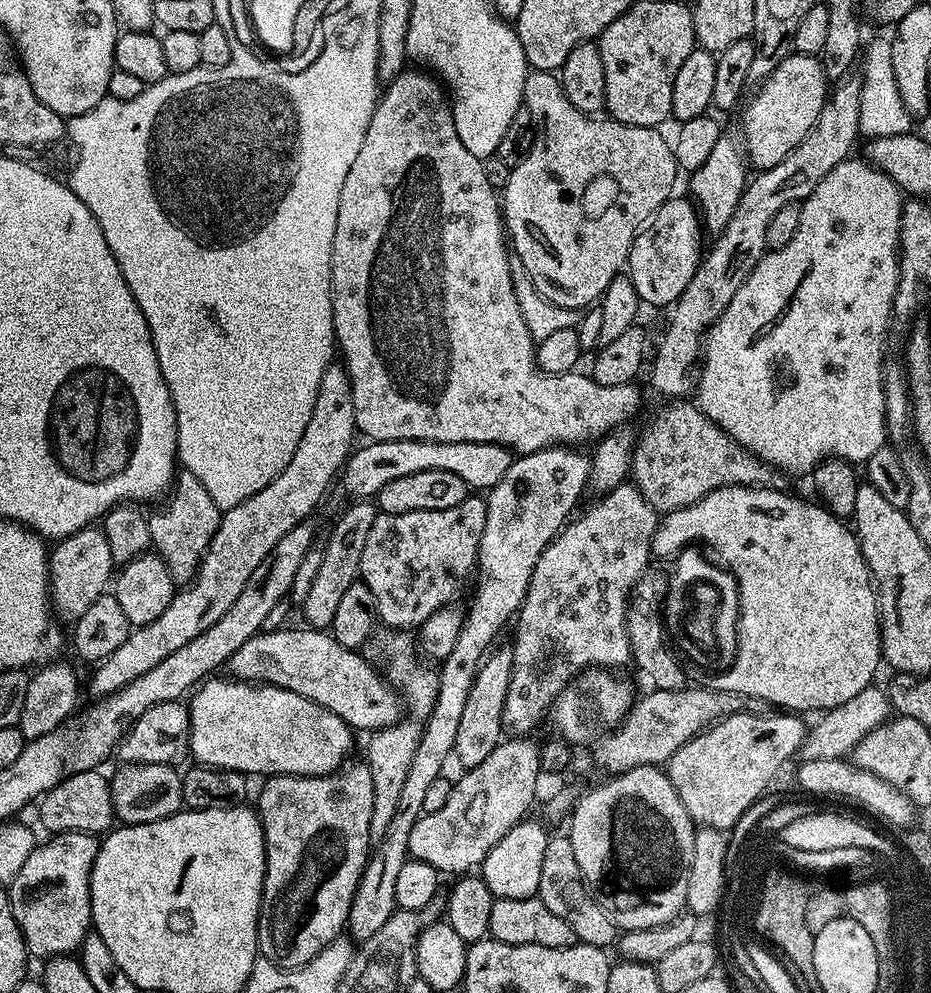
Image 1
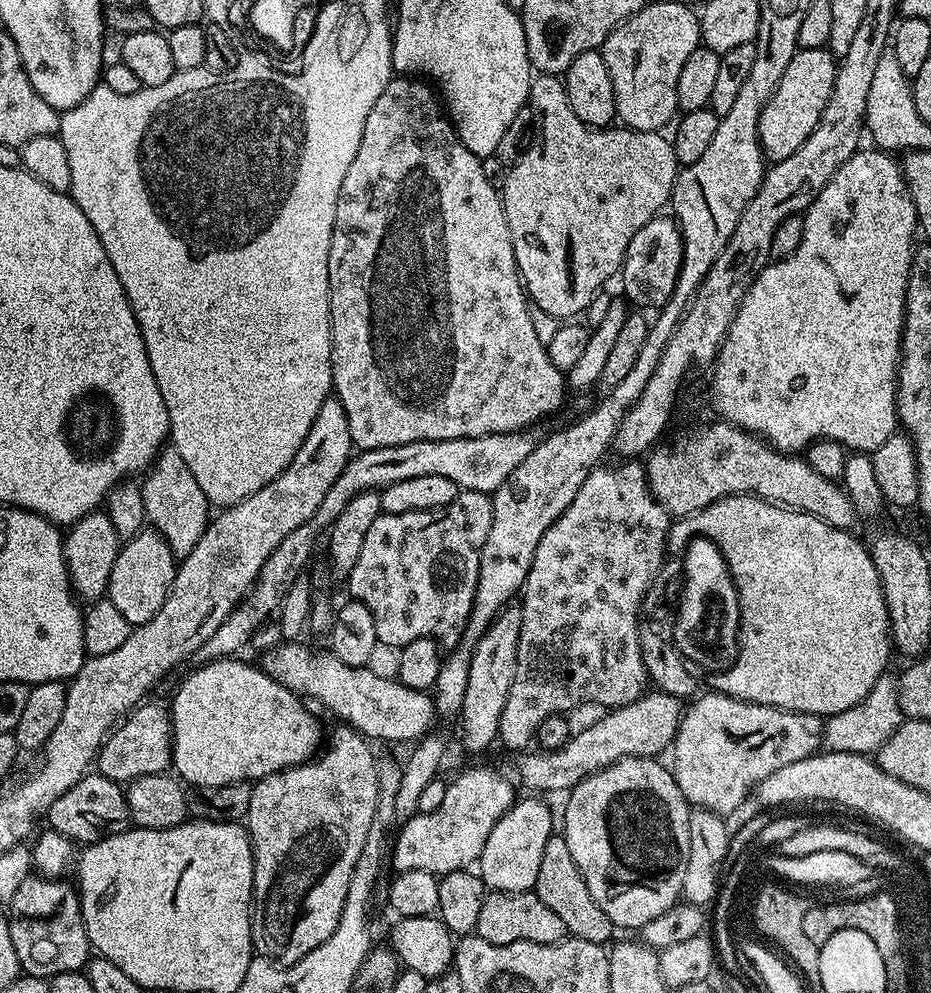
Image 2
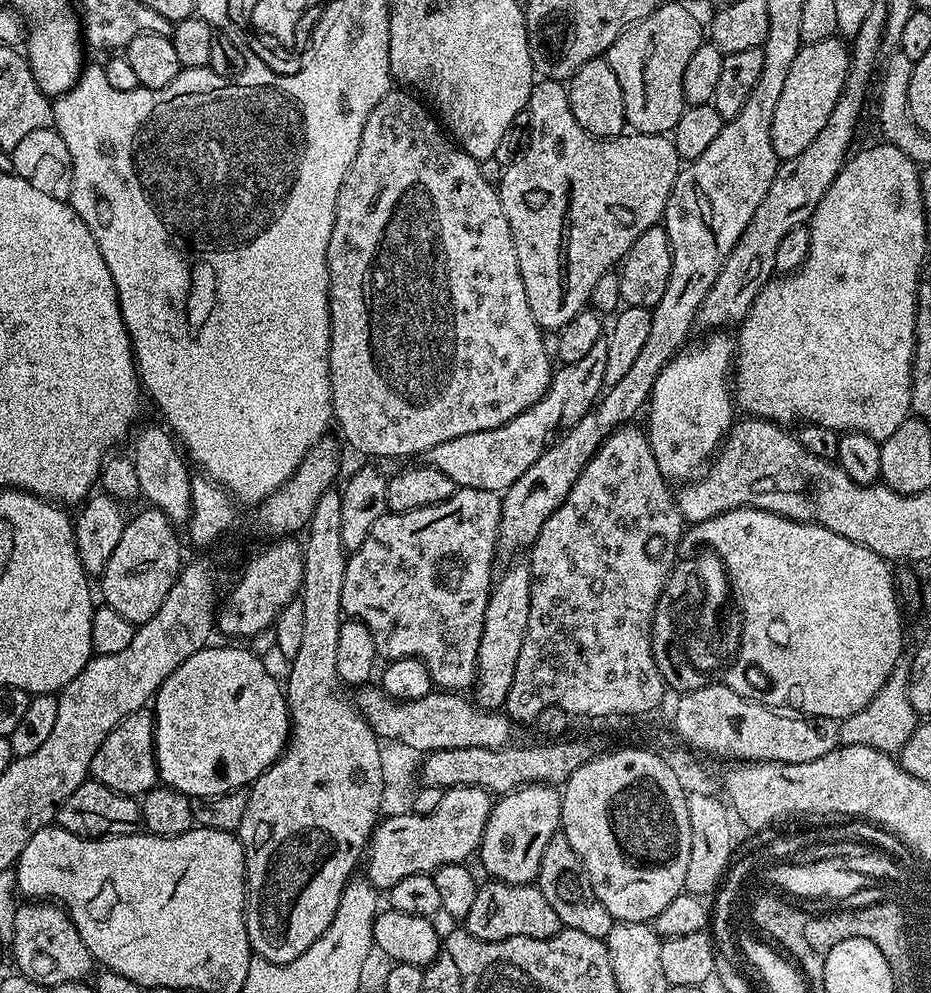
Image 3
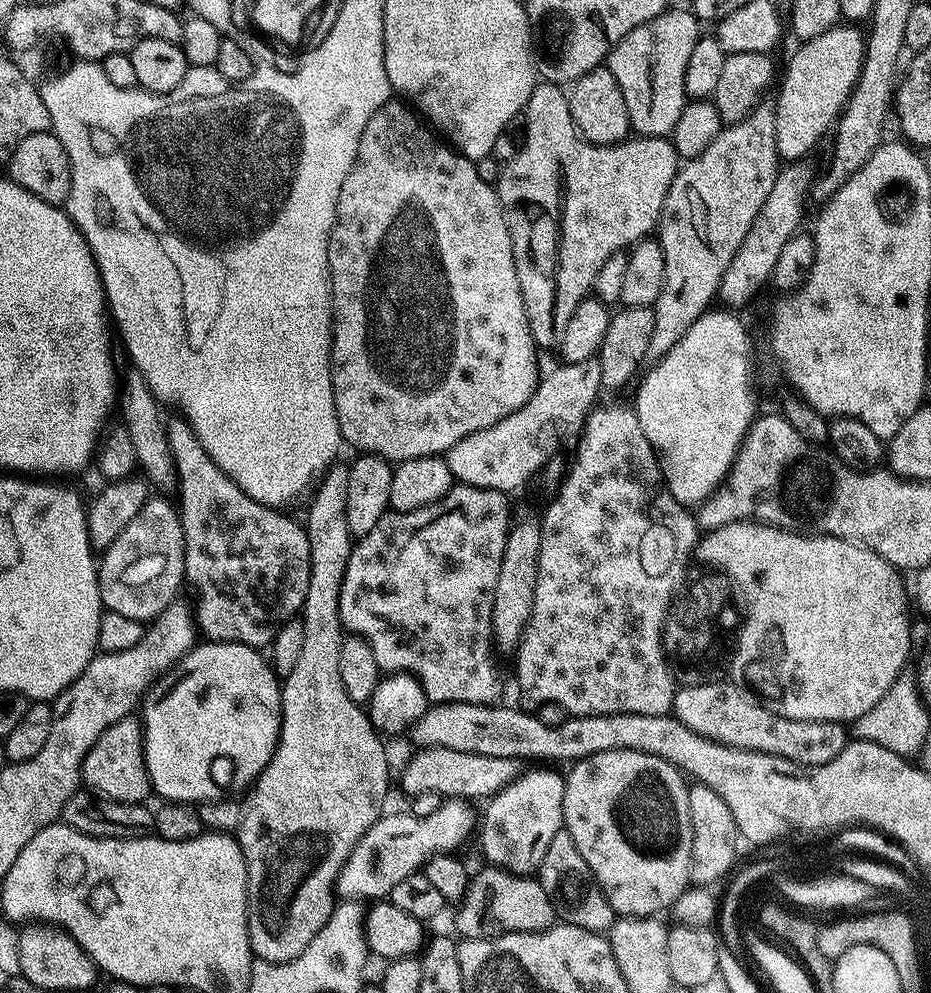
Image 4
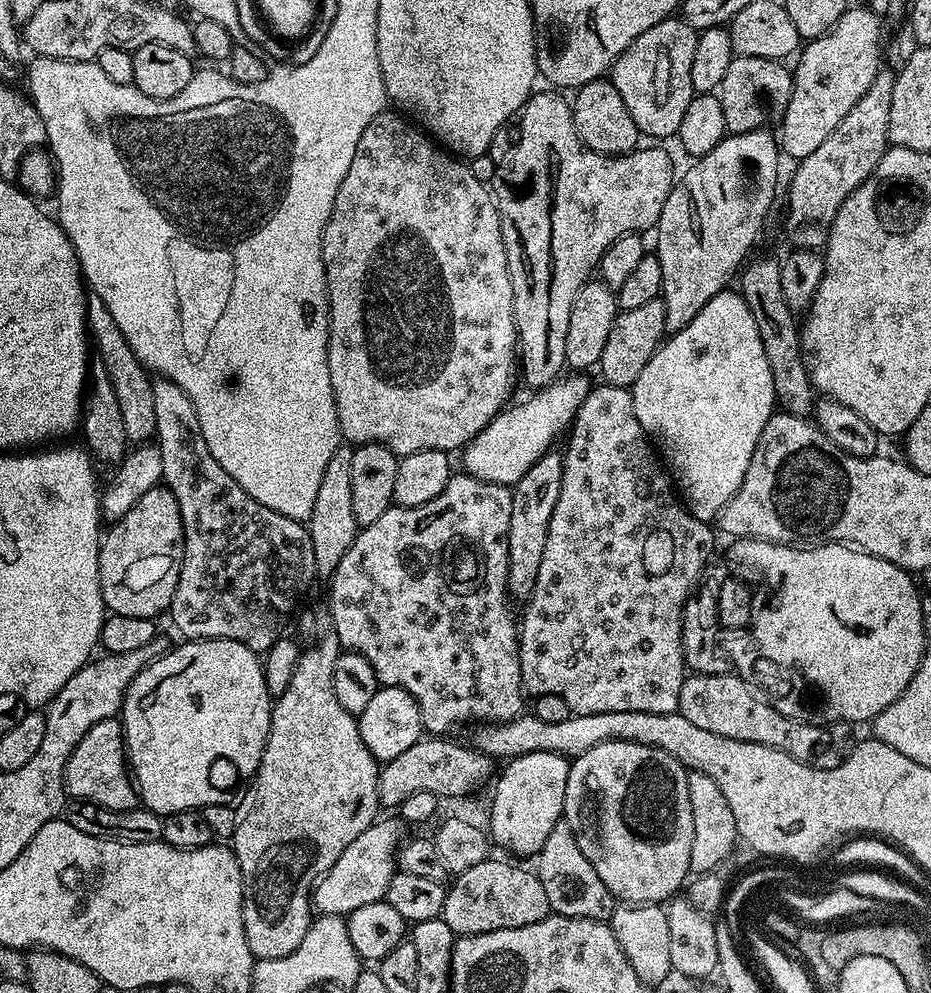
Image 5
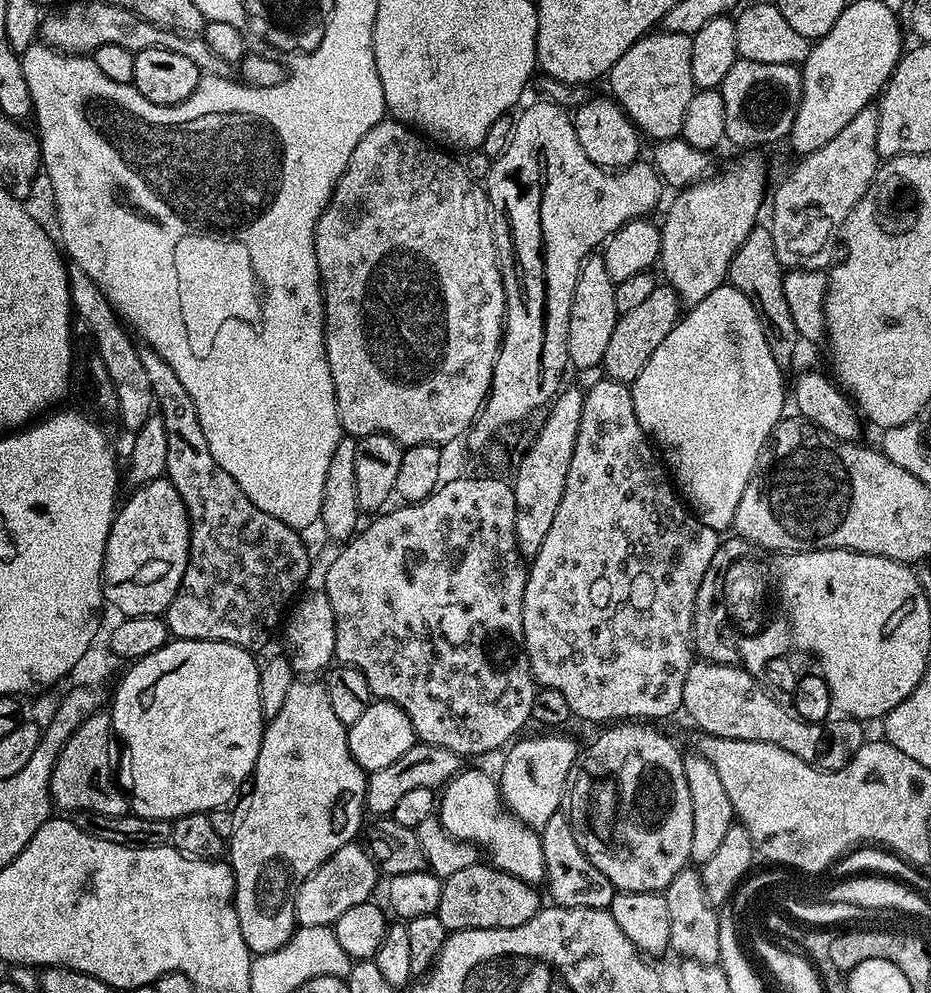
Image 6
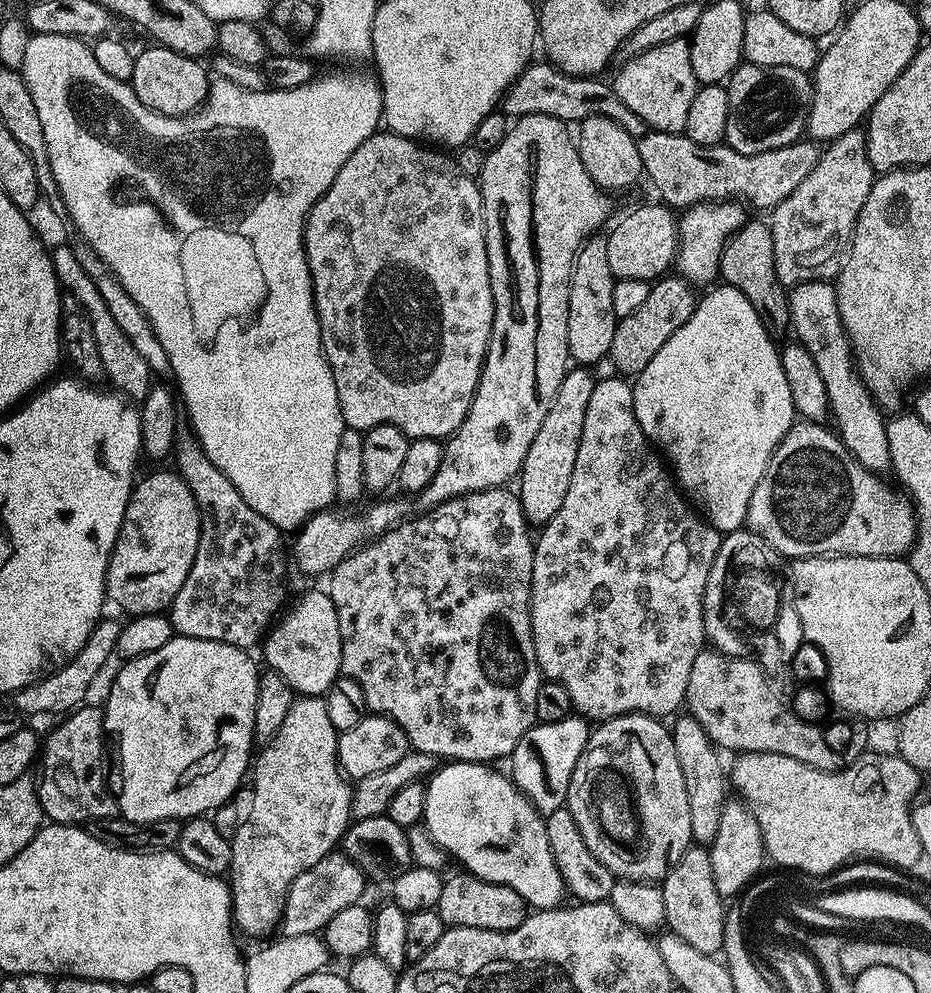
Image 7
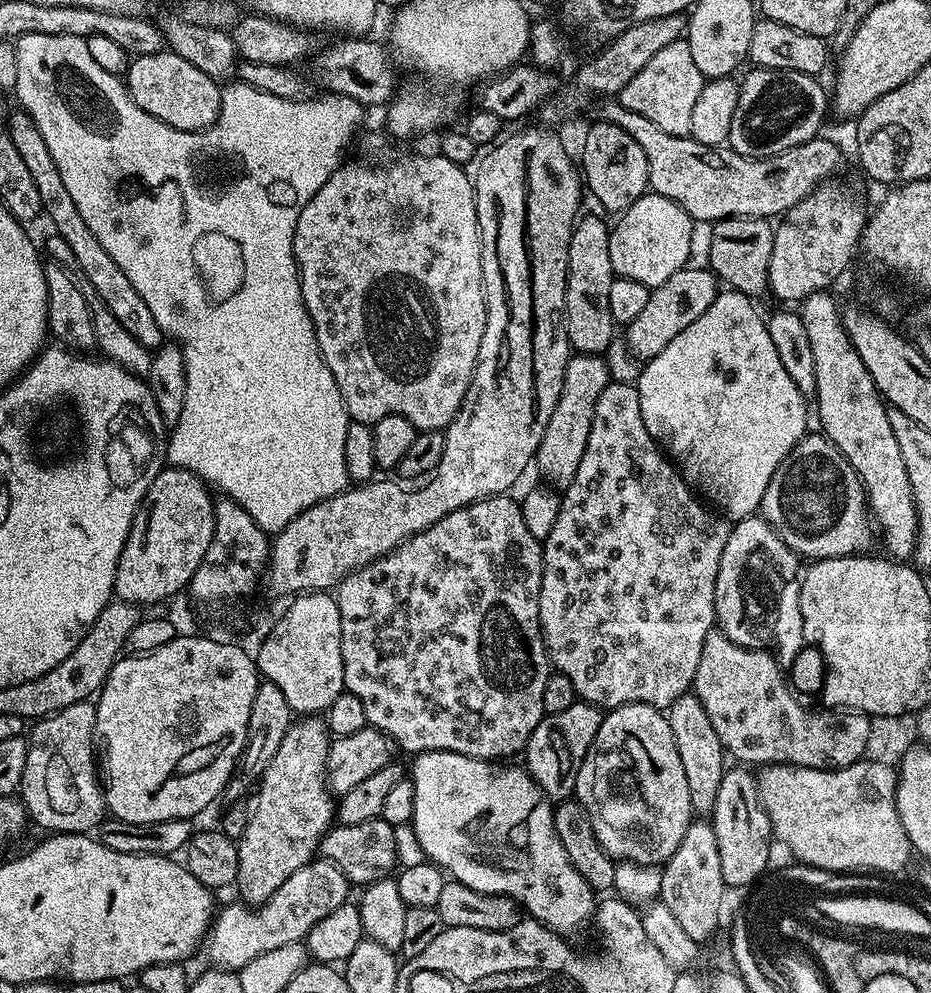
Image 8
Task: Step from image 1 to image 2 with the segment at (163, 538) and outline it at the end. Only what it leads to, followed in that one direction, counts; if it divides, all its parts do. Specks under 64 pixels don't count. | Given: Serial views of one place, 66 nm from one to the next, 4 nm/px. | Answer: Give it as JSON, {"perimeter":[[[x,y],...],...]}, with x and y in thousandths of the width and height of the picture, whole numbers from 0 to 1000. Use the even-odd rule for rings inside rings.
{"perimeter":[[[177,449],[169,455],[168,462],[154,476],[150,496],[158,527],[178,542],[186,557],[195,562],[208,554],[215,538],[223,532],[226,509],[221,497],[217,497],[217,489],[213,489],[208,477],[204,477],[204,469],[195,465],[195,457],[189,451]]]}

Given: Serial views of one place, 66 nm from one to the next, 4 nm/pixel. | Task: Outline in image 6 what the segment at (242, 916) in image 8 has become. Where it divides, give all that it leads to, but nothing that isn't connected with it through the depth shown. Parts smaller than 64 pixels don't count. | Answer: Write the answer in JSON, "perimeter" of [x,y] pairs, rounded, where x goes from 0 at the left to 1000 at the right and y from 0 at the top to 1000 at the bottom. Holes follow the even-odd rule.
{"perimeter":[[[379,848],[367,852],[367,856],[363,856],[353,866],[346,868],[346,872],[342,872],[342,876],[337,876],[337,880],[333,880],[323,888],[322,894],[318,897],[318,907],[316,908],[318,928],[321,934],[360,932],[361,925],[367,920],[372,920],[372,916],[376,916],[376,912],[396,909],[398,902],[395,901],[404,894],[406,870],[395,861],[394,853],[387,851],[386,854],[385,851],[386,849]]]}

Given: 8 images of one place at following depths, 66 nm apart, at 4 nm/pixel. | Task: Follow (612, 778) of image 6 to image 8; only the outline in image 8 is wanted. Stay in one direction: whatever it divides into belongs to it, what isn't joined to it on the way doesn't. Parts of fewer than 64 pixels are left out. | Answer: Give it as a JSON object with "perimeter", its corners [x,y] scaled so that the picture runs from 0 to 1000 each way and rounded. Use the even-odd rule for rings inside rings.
{"perimeter":[[[669,709],[667,713],[656,714],[646,724],[642,739],[638,739],[638,747],[621,775],[617,804],[629,816],[638,844],[658,866],[677,870],[714,870],[724,856],[728,856],[728,848],[733,848],[745,825],[741,792],[737,792],[733,763],[728,763],[728,751],[724,751],[716,720],[697,709]]]}

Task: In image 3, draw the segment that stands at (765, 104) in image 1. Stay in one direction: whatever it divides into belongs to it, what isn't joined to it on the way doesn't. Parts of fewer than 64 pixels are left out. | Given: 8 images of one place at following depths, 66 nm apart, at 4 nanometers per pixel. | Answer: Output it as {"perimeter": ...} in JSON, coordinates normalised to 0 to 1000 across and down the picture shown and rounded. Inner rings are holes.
{"perimeter":[[[898,36],[869,44],[860,43],[853,62],[849,62],[849,75],[844,83],[840,83],[836,107],[831,107],[829,146],[839,162],[861,155],[861,151],[879,139],[883,127],[887,127],[887,119],[892,119],[892,111],[896,111],[911,78],[912,51],[912,45]]]}

